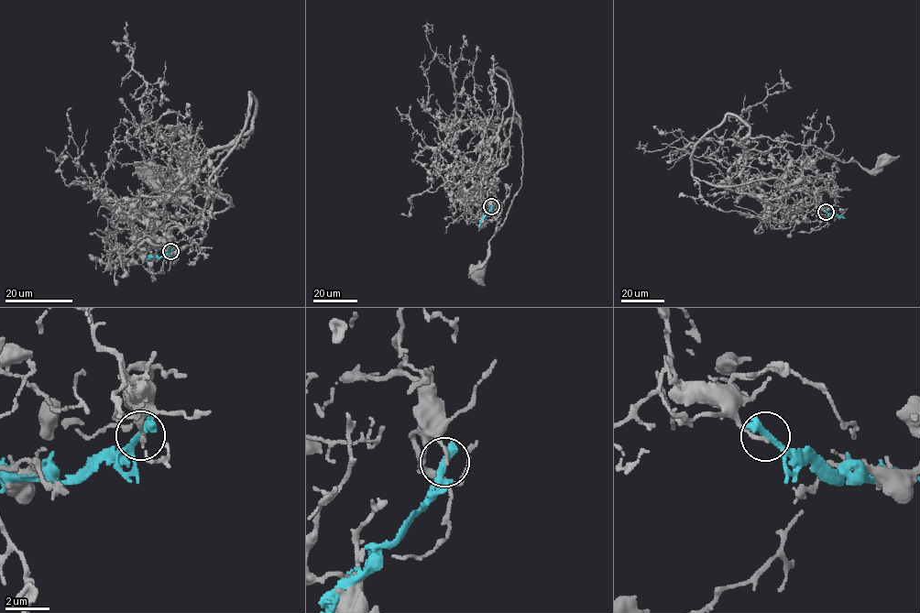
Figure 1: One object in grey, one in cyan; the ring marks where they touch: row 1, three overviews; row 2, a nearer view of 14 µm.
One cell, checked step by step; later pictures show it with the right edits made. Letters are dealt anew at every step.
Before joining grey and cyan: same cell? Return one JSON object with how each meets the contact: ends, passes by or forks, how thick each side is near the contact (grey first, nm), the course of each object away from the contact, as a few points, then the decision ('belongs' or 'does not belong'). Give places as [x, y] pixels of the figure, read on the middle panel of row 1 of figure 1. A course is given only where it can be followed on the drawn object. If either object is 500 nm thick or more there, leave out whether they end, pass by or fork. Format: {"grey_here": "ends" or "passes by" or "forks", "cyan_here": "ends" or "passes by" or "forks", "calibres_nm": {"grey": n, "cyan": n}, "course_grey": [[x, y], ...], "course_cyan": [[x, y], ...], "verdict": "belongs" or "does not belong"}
{"grey_here": "ends", "cyan_here": "ends", "calibres_nm": {"grey": 140, "cyan": 440}, "course_grey": [[491, 207], [476, 194], [507, 160], [485, 152], [511, 119], [521, 186], [476, 272]], "course_cyan": [[491, 207], [479, 227]], "verdict": "does not belong"}

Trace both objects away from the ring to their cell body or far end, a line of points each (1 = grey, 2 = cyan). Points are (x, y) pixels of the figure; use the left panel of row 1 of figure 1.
1: (170, 251), (157, 202), (185, 197), (208, 210), (213, 199), (187, 156), (252, 131), (164, 188), (146, 170)
2: (170, 251), (146, 261)

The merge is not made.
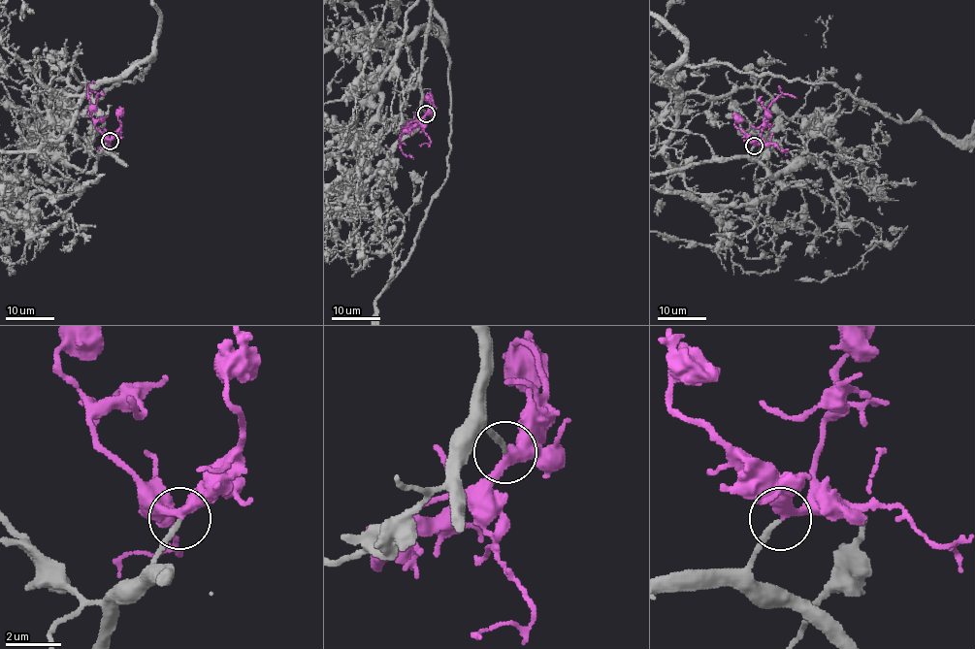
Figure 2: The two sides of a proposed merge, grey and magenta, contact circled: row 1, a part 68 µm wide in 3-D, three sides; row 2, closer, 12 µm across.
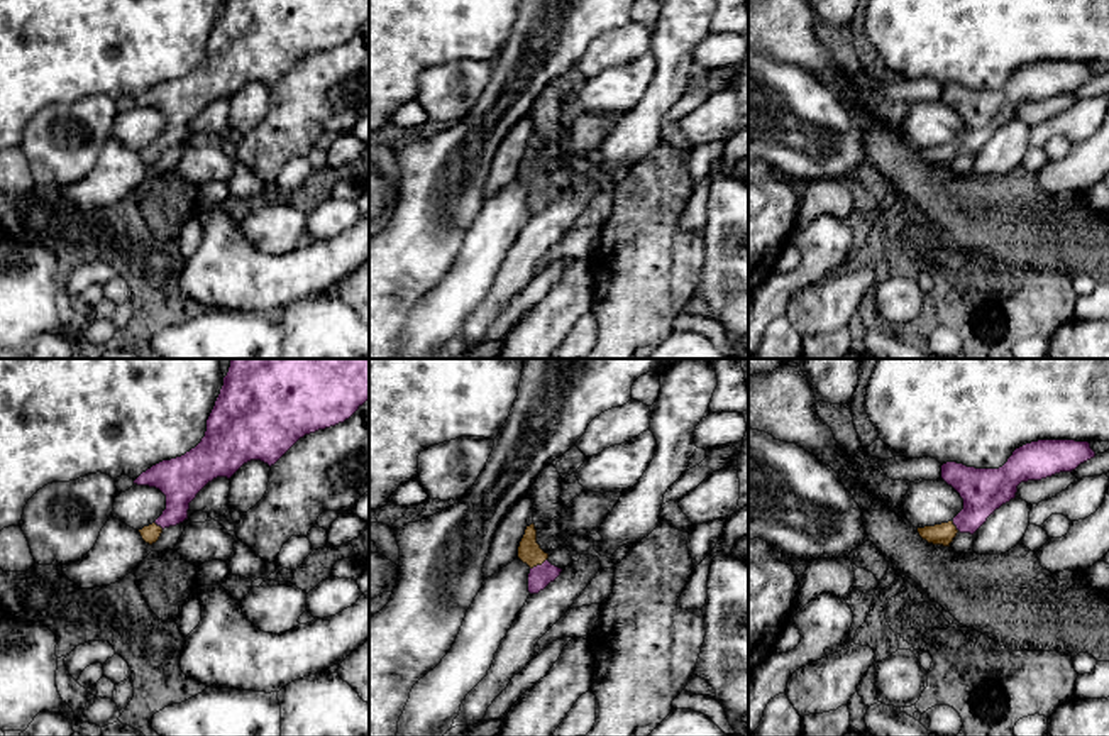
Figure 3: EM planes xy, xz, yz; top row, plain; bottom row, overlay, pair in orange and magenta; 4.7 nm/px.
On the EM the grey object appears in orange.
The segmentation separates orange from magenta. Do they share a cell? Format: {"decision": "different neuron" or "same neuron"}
{"decision": "same neuron"}

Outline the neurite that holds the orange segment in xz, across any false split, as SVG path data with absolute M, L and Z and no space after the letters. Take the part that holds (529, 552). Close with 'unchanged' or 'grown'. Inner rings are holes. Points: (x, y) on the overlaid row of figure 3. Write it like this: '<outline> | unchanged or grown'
M533 523L525 530L525 535L518 547L518 558L530 567L528 574L530 594L538 594L540 590L543 590L562 572L562 568L552 565L547 560L549 553L545 553L537 543L537 530Z | grown

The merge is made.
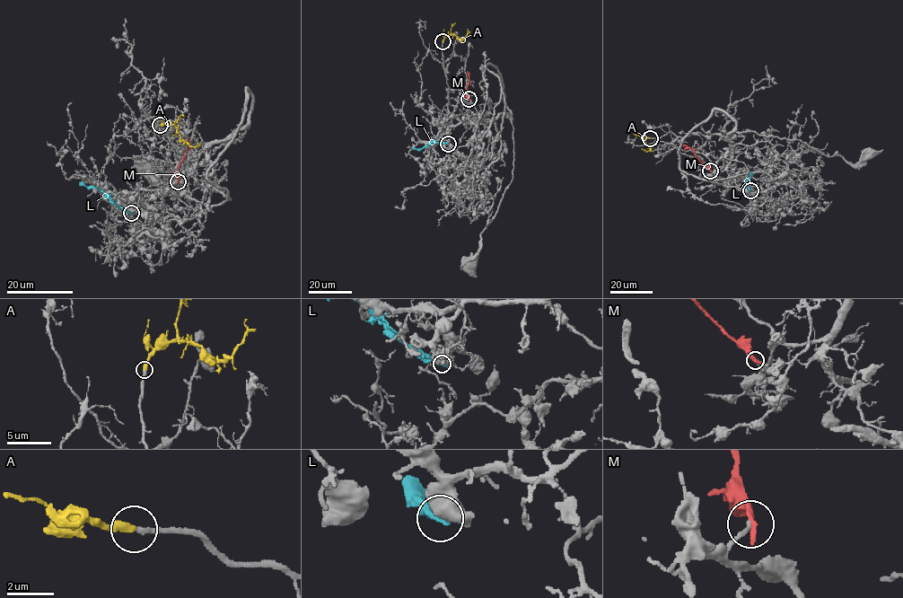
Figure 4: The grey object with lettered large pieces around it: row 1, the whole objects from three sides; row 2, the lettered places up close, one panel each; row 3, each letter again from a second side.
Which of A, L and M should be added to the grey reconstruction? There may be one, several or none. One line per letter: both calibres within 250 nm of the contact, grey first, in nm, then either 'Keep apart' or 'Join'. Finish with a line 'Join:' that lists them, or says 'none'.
A: Thickness 240 nm (grey) against 380 nm. Join
L: Thickness 750 nm (grey) against 360 nm. Keep apart
M: Thickness 170 nm (grey) against 360 nm. Keep apart
Join: A

